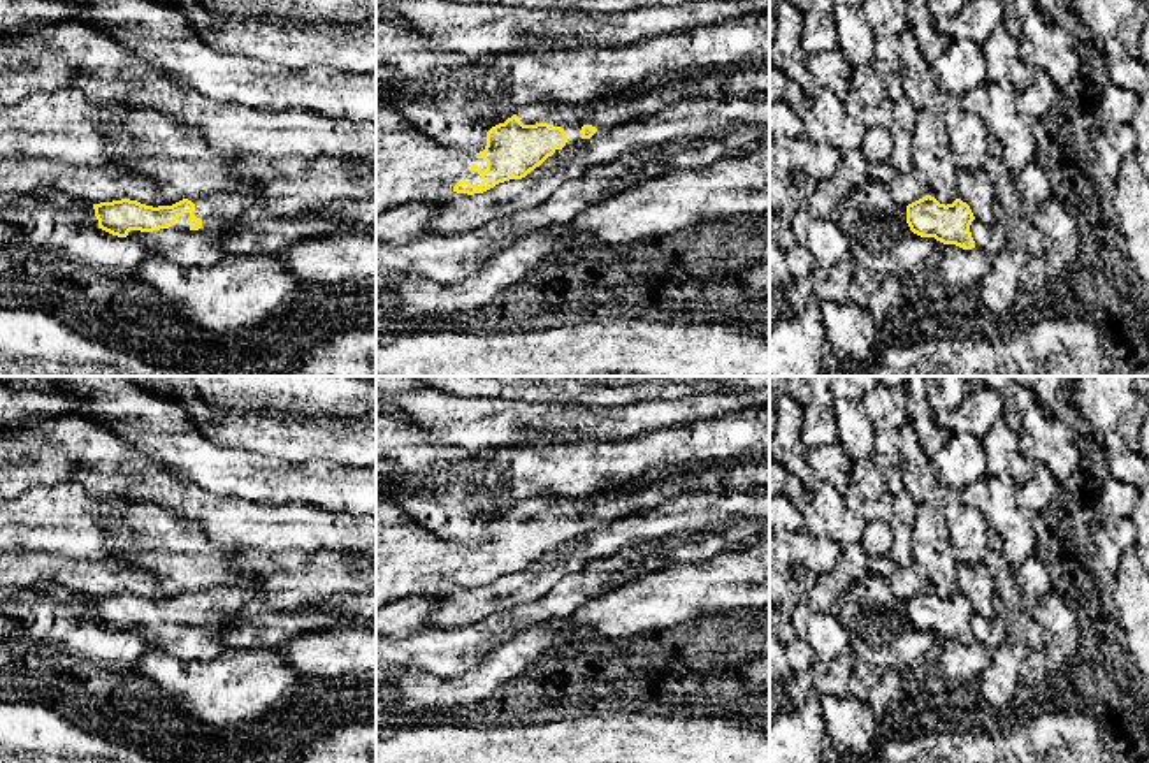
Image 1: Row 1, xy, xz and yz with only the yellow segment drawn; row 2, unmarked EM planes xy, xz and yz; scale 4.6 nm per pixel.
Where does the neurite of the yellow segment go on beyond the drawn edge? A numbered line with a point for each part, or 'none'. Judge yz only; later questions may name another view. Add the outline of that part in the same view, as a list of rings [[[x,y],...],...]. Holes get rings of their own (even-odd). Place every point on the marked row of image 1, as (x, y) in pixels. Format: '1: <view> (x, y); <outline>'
none

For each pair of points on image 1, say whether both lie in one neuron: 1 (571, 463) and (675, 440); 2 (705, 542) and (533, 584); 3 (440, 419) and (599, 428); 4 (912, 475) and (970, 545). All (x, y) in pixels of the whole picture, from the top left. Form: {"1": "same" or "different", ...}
{"1": "same", "2": "different", "3": "same", "4": "same"}

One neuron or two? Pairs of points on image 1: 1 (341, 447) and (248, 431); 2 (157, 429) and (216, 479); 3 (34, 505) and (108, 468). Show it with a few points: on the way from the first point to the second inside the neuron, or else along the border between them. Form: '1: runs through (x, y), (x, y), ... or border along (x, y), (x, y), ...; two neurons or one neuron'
1: runs through (318, 438), (287, 438), (271, 433); one neuron
2: runs through (171, 435), (202, 465); one neuron
3: border along (72, 479), (95, 496), (116, 498); two neurons

